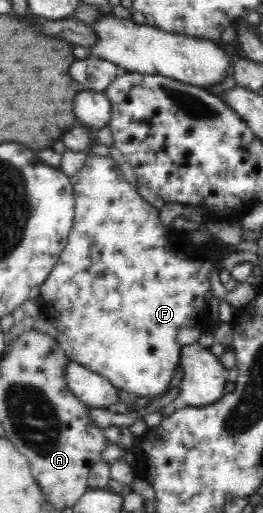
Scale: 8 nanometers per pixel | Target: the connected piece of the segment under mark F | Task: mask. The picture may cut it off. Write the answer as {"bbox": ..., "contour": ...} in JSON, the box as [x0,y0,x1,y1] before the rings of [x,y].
{"bbox":[39,155,234,397],"contour":[[[110,155],[89,156],[83,167],[69,179],[75,201],[74,225],[68,237],[66,247],[59,255],[55,267],[53,267],[41,286],[39,295],[43,299],[41,312],[57,329],[55,338],[71,362],[78,363],[98,373],[101,377],[108,379],[115,387],[126,390],[130,395],[140,397],[161,395],[167,389],[173,373],[179,366],[179,351],[181,351],[181,348],[197,342],[201,333],[209,331],[210,318],[207,312],[207,297],[210,289],[210,274],[212,270],[217,270],[218,273],[224,275],[224,277],[226,276],[223,270],[223,261],[233,252],[234,248],[225,246],[225,244],[221,245],[213,240],[207,245],[196,246],[190,239],[187,239],[186,233],[179,233],[171,225],[165,225],[159,220],[160,210],[157,210],[155,206],[144,200],[137,192],[136,186],[133,186],[123,178],[122,171]]]}

